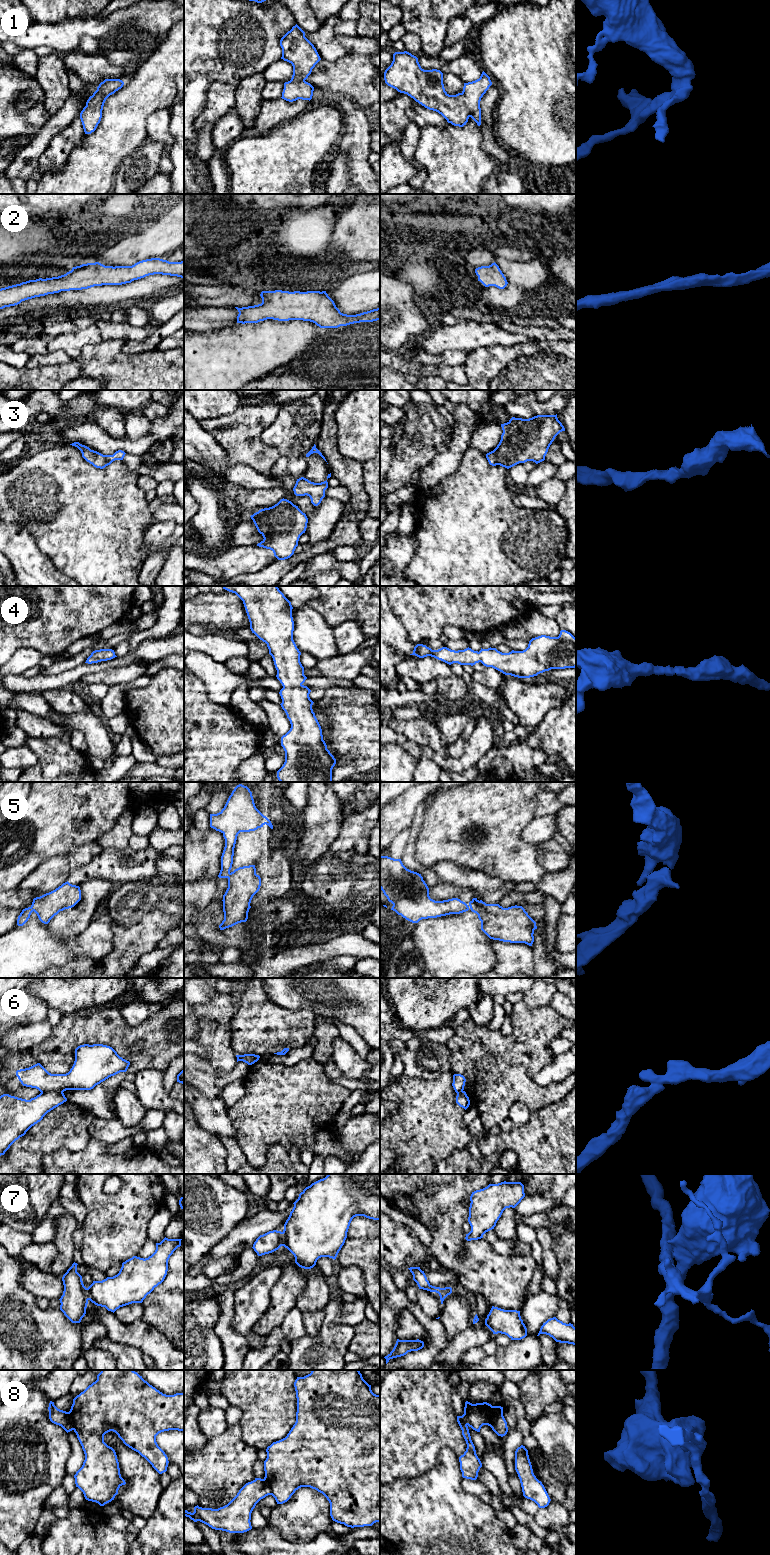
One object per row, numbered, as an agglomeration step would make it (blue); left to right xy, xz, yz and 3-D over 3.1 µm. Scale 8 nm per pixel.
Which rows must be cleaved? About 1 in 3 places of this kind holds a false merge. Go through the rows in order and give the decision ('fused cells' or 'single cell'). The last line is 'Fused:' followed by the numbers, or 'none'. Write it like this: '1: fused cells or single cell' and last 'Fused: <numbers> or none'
1: single cell
2: single cell
3: single cell
4: single cell
5: single cell
6: fused cells
7: fused cells
8: fused cells
Fused: 6, 7, 8

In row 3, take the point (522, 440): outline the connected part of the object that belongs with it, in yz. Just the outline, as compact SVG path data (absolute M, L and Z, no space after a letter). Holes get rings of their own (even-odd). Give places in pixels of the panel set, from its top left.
M537 415L529 419L512 417L507 423L501 424L503 433L497 447L486 454L490 465L500 465L507 469L527 461L536 464L545 460L548 449L555 437L562 431L564 426L556 415Z

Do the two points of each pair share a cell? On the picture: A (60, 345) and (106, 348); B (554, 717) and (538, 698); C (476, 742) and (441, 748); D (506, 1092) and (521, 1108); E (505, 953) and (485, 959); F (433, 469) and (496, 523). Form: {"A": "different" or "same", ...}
{"A": "different", "B": "different", "C": "different", "D": "different", "E": "different", "F": "different"}

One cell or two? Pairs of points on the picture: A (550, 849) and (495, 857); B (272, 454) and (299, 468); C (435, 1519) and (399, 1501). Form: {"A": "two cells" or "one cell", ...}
{"A": "two cells", "B": "two cells", "C": "one cell"}

